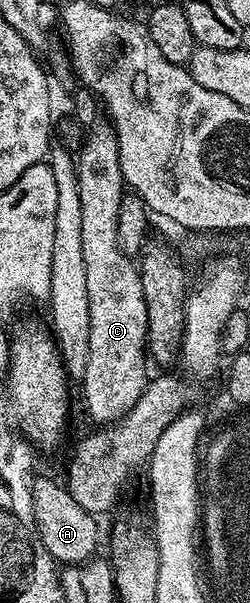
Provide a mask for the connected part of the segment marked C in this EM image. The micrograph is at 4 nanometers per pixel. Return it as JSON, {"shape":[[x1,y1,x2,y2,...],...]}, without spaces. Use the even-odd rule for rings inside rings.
{"shape":[[100,119,86,130,83,150,77,153,77,166,82,214,82,242,86,264,86,290,89,297,89,355,85,366,83,403,96,426,114,425,120,421,141,399,147,390,149,354,147,352,147,312,145,291,141,291,141,275,138,264,119,245,117,217,125,196,125,182,121,175,121,159,117,147,115,128]]}

